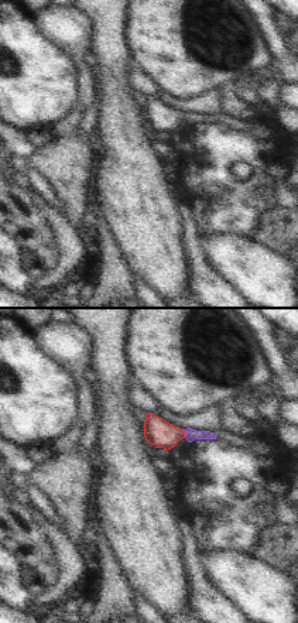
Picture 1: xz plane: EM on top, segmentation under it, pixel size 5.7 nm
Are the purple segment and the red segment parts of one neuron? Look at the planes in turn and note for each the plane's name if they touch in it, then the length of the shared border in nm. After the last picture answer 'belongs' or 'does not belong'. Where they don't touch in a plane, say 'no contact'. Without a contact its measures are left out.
contact in xz; length 50 nm

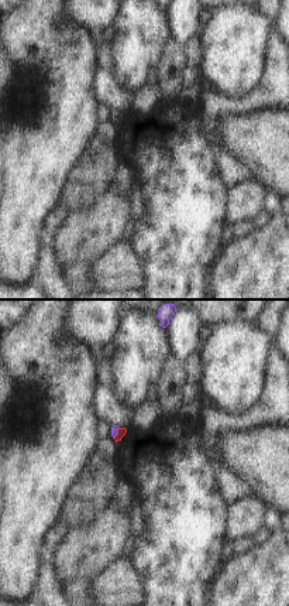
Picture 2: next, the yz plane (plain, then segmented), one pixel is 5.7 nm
contact in yz; length 70 nm

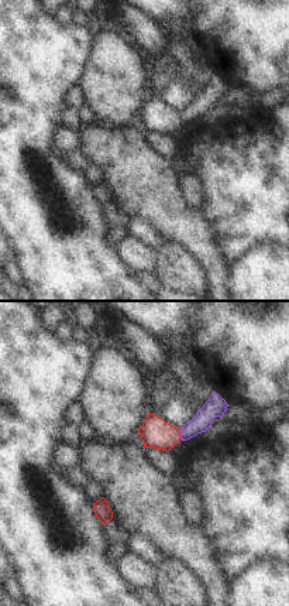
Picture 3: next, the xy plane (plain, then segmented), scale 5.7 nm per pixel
contact in xy; length 70 nm

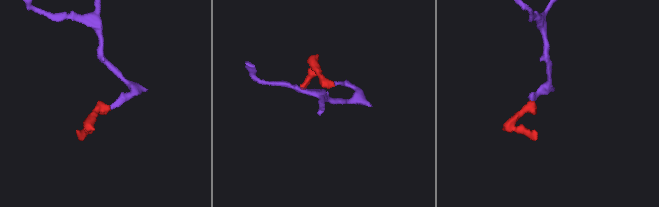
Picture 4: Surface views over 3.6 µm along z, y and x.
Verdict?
belongs

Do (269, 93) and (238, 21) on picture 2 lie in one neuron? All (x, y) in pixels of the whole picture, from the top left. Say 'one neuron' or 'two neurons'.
two neurons

